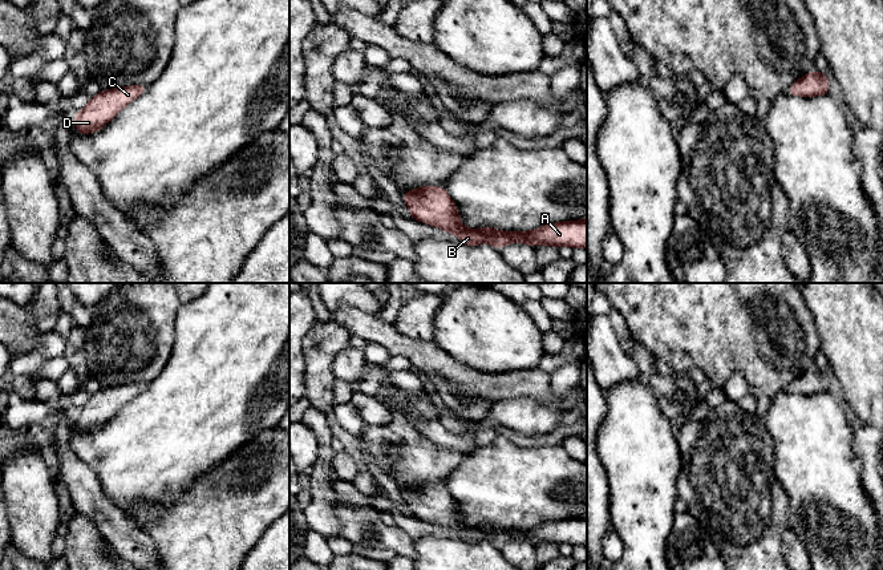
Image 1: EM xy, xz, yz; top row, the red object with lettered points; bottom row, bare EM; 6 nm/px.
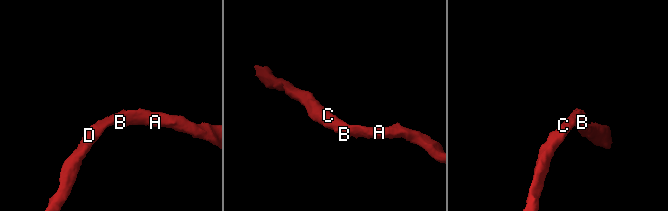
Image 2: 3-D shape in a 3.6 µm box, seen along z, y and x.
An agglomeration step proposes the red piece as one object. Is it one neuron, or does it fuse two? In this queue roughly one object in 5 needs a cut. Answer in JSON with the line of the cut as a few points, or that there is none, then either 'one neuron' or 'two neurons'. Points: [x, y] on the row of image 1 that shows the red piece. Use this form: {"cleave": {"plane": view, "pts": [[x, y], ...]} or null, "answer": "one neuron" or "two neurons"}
{"cleave": null, "answer": "one neuron"}

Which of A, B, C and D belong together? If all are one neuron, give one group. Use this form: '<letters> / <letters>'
A B C D

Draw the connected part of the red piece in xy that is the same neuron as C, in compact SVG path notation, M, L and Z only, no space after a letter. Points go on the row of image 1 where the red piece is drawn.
M131 85L117 89L106 89L90 97L88 105L76 112L74 126L81 134L89 134L102 129L126 105L146 92L149 86Z

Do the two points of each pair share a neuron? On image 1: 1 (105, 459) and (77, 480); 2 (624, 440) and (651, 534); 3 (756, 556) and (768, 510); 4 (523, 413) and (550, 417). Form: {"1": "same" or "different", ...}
{"1": "different", "2": "same", "3": "same", "4": "same"}

